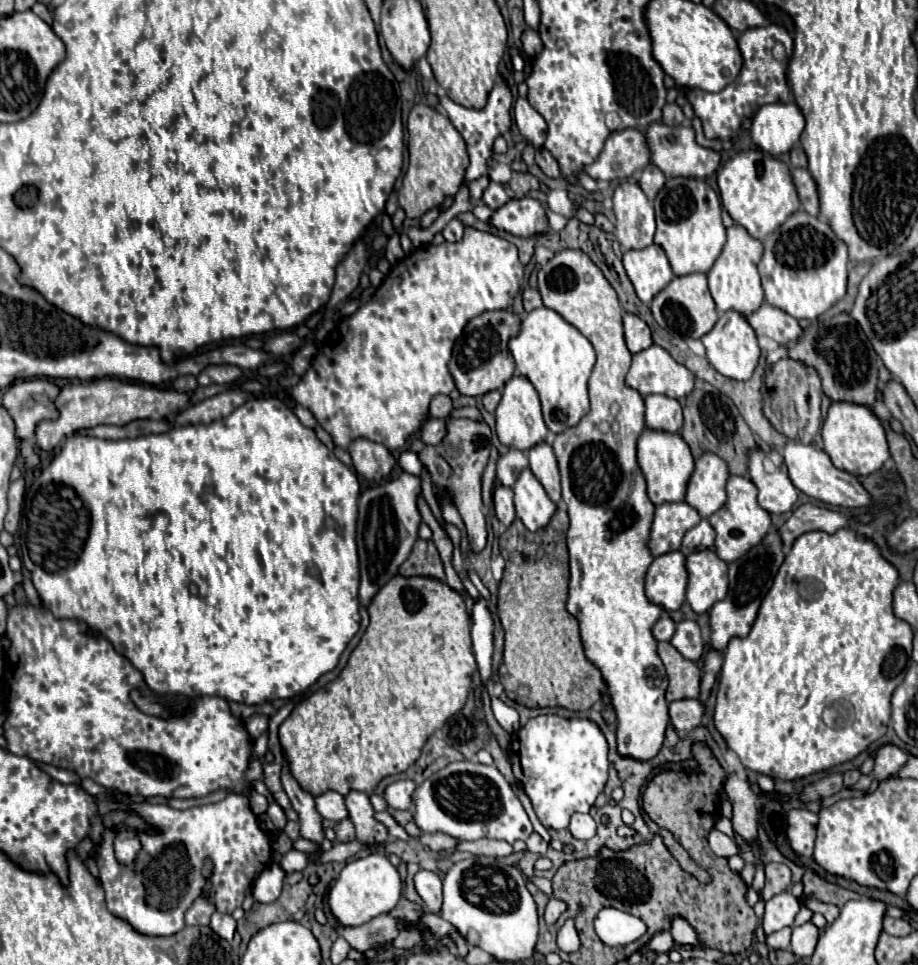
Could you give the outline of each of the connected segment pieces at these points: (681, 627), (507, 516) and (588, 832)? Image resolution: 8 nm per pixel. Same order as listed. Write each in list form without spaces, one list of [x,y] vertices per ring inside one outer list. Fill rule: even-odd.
[[[682,620],[676,628],[674,638],[670,640],[670,644],[688,660],[696,662],[700,660],[702,652],[704,652],[704,642],[702,642],[702,632],[700,626],[694,620]]]
[[[502,484],[496,486],[494,490],[494,510],[496,510],[496,516],[498,520],[504,524],[504,526],[510,526],[516,512],[514,512],[514,492],[512,488],[506,488]]]
[[[574,814],[570,820],[568,830],[572,832],[574,838],[578,840],[588,840],[596,834],[596,822],[592,820],[590,814]]]

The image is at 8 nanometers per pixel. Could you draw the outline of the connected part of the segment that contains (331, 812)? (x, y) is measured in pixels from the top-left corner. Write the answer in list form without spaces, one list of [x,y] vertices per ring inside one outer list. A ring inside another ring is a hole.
[[[328,790],[324,794],[314,796],[314,802],[316,802],[316,810],[320,812],[320,816],[324,816],[324,818],[328,818],[332,822],[348,818],[348,810],[344,806],[344,798],[334,790]]]

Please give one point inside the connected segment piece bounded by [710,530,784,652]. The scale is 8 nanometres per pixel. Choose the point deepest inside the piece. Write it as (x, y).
(751, 577)

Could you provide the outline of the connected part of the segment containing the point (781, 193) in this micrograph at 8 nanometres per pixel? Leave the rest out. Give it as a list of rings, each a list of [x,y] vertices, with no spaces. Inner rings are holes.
[[[762,150],[738,152],[718,170],[718,188],[722,206],[728,210],[732,220],[748,230],[754,238],[764,238],[774,232],[800,208],[800,198],[792,176],[788,176],[788,164],[776,156],[770,156]]]

